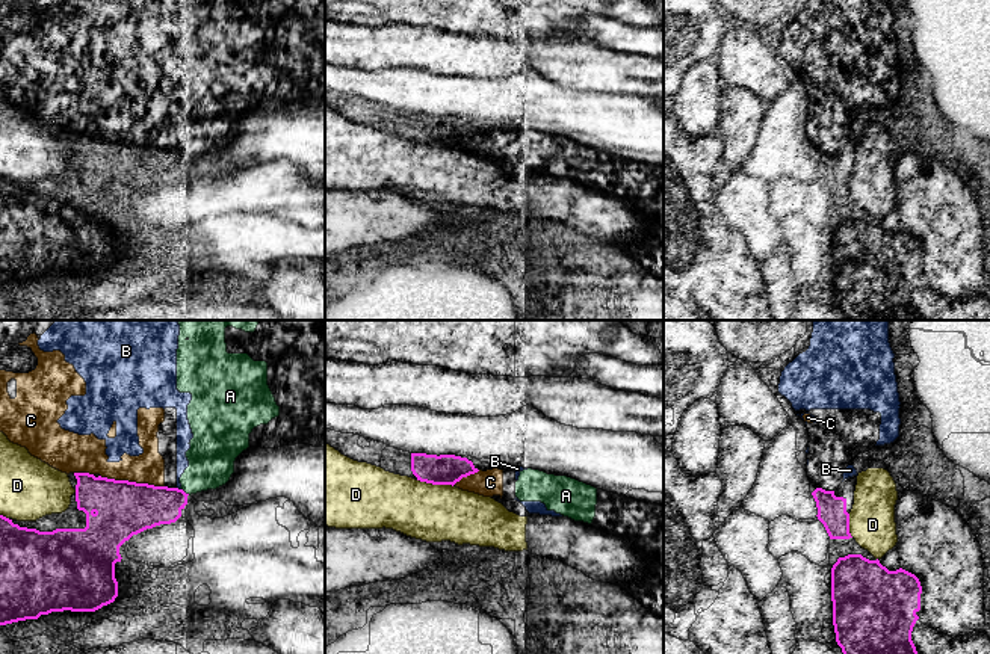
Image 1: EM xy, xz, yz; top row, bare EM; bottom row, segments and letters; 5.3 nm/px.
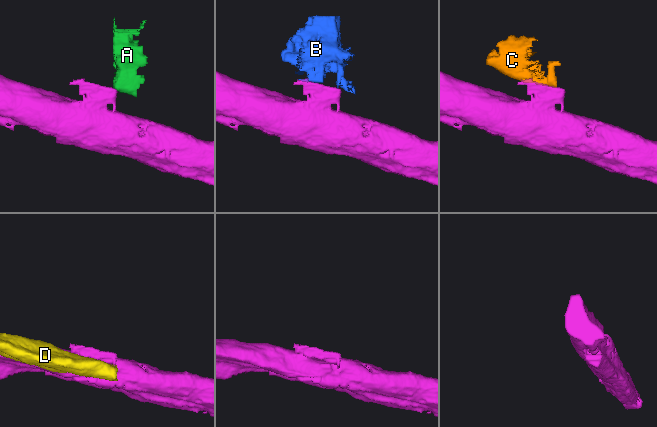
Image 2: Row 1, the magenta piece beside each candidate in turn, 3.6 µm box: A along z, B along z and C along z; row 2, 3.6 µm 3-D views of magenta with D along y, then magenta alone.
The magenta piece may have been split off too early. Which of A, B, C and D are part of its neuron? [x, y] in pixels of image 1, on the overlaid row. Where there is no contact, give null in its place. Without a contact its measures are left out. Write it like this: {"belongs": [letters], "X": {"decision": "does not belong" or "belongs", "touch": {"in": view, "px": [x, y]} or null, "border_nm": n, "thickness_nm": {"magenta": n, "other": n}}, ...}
{"belongs": [], "A": {"decision": "does not belong", "touch": {"in": "xy", "px": [185, 493]}, "border_nm": 60, "thickness_nm": {"magenta": 240, "other": 240}}, "B": {"decision": "does not belong", "touch": {"in": "xy", "px": [177, 488]}, "border_nm": 30, "thickness_nm": {"magenta": 260, "other": 70}}, "C": {"decision": "does not belong", "touch": {"in": "xy", "px": [132, 482]}, "border_nm": 360, "thickness_nm": {"magenta": 300, "other": 160}}, "D": {"decision": "does not belong", "touch": {"in": "xz", "px": [436, 484]}, "border_nm": 200, "thickness_nm": {"magenta": 160, "other": 300}}}

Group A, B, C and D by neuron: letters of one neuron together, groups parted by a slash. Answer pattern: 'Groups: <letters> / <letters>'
Groups: A B C / D

